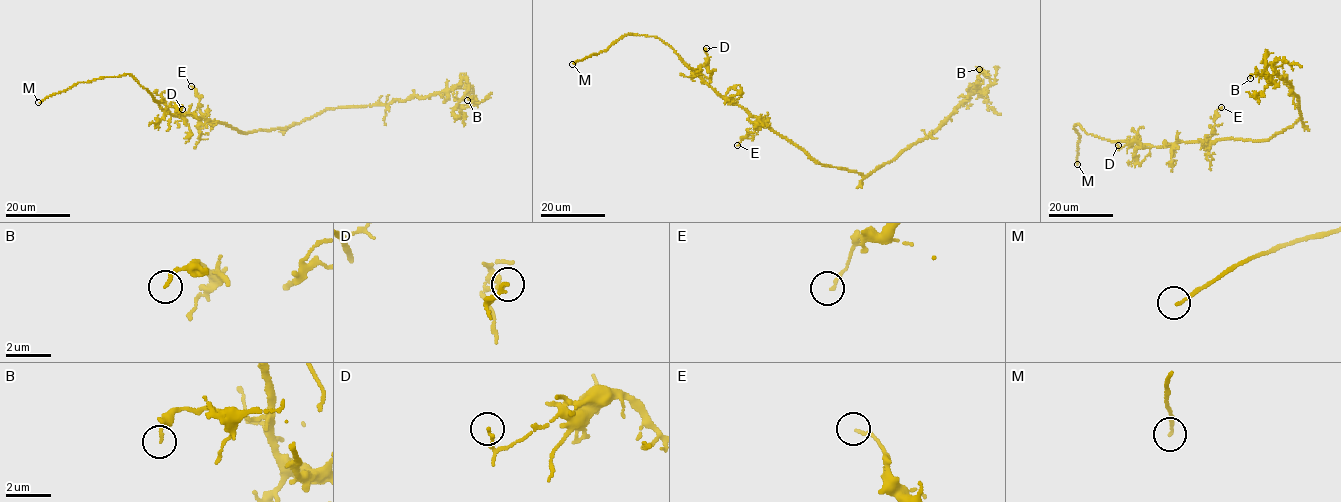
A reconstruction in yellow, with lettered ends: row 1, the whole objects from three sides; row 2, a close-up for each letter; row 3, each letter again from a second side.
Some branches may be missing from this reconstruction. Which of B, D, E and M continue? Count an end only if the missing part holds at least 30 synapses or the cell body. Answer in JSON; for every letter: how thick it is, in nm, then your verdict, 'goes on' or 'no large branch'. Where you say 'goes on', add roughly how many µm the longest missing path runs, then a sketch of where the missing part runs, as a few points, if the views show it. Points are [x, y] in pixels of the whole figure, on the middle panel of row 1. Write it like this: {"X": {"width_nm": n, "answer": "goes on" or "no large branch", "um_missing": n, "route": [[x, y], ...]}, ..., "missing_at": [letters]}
{"B": {"width_nm": 130, "answer": "no large branch"}, "D": {"width_nm": 140, "answer": "no large branch"}, "E": {"width_nm": 120, "answer": "no large branch"}, "M": {"width_nm": 110, "answer": "goes on", "um_missing": 6}, "missing_at": ["M"]}

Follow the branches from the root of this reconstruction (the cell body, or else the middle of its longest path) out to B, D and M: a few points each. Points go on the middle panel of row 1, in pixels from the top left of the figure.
B: (813, 159), (868, 176), (932, 134), (965, 99), (970, 87), (981, 84), (981, 90), (991, 86), (979, 69)
D: (813, 159), (744, 109), (719, 96), (709, 84), (706, 48)
M: (813, 159), (744, 109), (719, 96), (675, 50), (657, 37), (623, 35), (608, 49), (572, 64)

